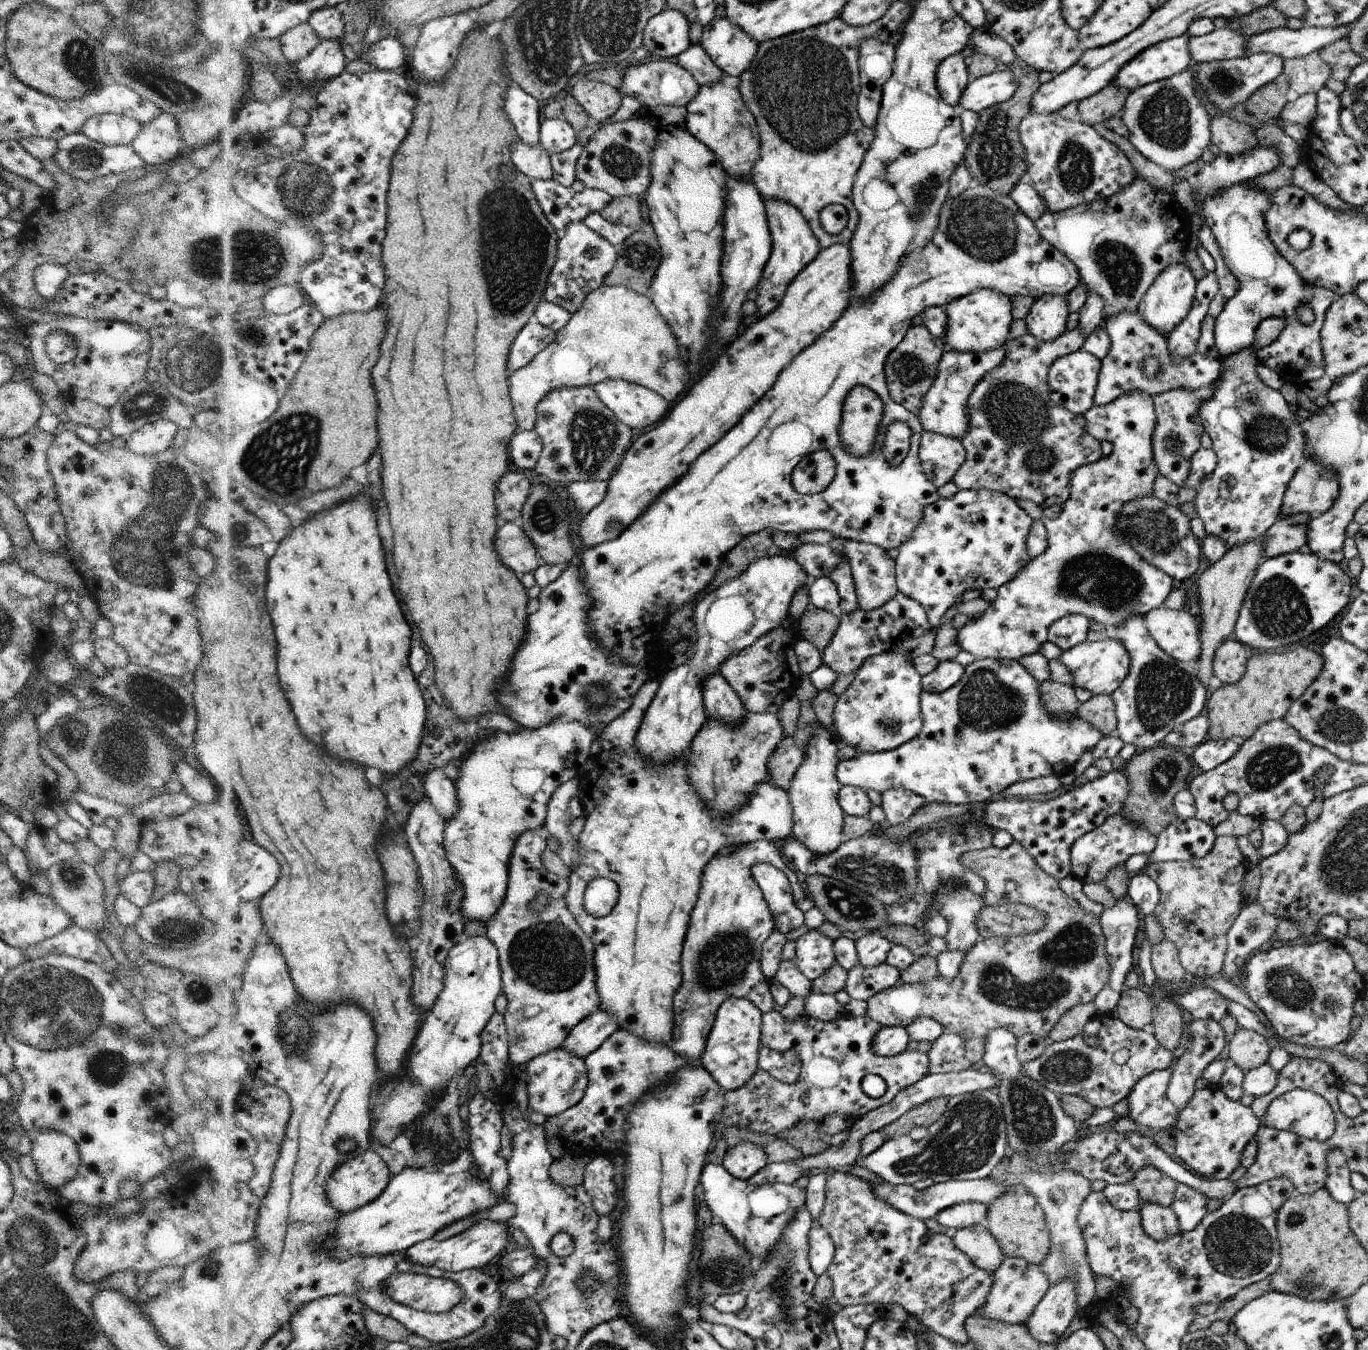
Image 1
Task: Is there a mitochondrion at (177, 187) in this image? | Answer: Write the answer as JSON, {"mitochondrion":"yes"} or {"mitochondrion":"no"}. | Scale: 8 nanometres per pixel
{"mitochondrion":"no"}

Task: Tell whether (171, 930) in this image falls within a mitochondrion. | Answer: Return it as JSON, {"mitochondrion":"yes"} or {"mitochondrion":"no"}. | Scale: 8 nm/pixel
{"mitochondrion":"yes"}

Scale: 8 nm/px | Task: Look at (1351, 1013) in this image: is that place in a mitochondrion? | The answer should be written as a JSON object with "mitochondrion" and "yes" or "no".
{"mitochondrion":"no"}

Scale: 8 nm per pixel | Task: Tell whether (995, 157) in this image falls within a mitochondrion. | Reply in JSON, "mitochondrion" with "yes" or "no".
{"mitochondrion":"yes"}

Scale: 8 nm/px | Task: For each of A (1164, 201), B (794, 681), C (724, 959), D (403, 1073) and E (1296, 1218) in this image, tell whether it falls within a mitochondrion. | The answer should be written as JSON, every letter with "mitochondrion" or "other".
{"A":"other","B":"other","C":"mitochondrion","D":"other","E":"mitochondrion"}

